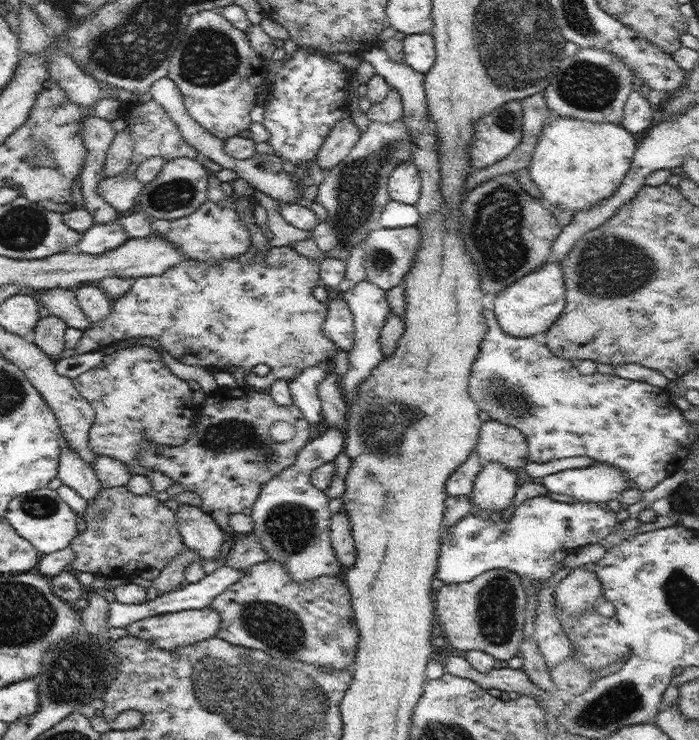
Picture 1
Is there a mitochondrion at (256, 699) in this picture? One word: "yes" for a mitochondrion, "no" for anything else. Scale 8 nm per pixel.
yes

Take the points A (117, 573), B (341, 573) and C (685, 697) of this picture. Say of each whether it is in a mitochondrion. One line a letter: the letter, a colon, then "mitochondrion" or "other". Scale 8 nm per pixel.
A: other
B: other
C: other

